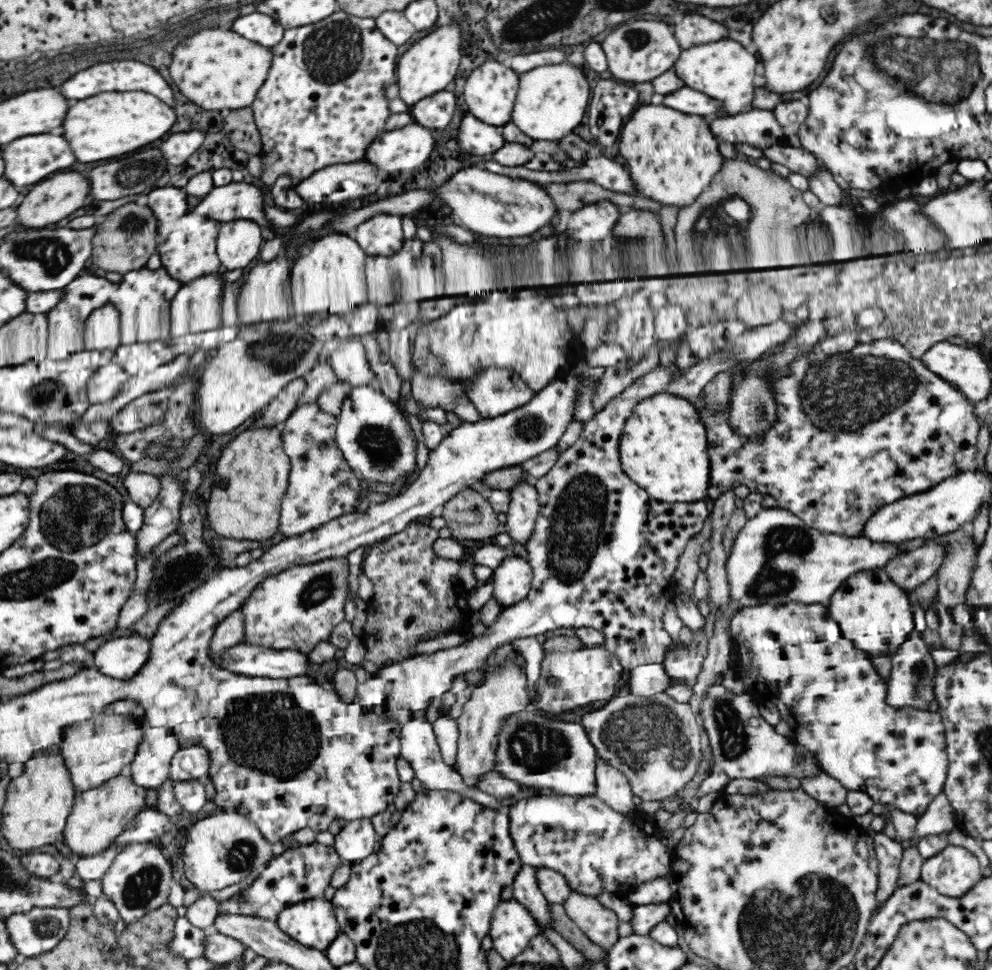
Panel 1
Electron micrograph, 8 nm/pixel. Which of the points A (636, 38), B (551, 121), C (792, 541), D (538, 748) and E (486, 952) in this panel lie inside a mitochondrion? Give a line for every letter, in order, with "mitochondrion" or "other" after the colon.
A: mitochondrion
B: other
C: mitochondrion
D: mitochondrion
E: other

